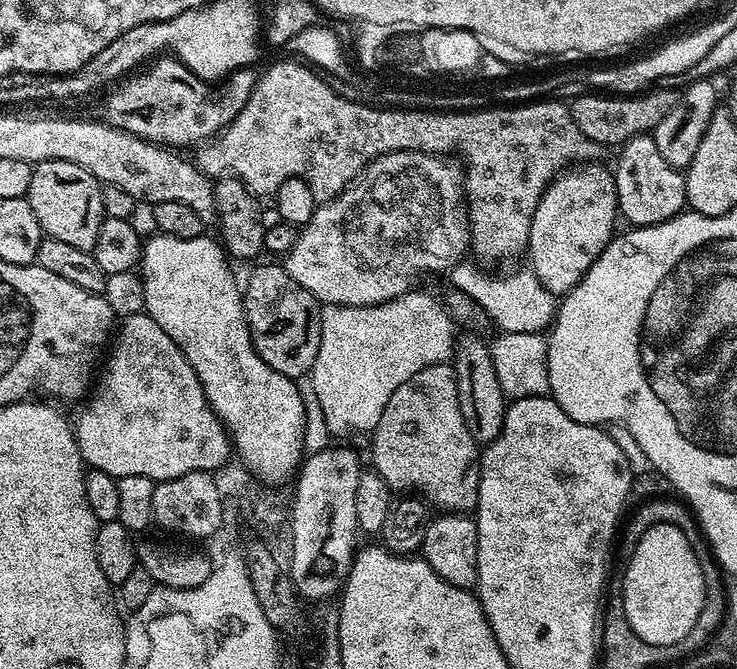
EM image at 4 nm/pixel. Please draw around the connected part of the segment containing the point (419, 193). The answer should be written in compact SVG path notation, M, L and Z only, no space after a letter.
M391 152L385 156L374 158L352 179L352 183L343 192L338 193L333 200L323 201L310 218L310 222L306 222L299 229L296 245L286 253L282 260L286 274L290 274L290 278L294 278L294 282L298 282L298 286L310 290L310 294L314 294L314 298L320 301L321 305L374 306L399 296L405 296L406 293L413 291L417 287L416 279L423 272L445 271L444 273L447 273L449 269L465 259L470 248L468 205L464 195L464 173L459 163L451 164L451 162L456 163L443 155L431 152Z

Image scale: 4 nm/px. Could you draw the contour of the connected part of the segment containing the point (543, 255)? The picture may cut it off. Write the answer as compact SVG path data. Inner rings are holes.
M589 162L561 172L544 191L534 210L528 231L526 260L538 282L542 282L542 286L546 286L546 290L557 298L578 286L617 231L620 203L616 177L611 167L603 168L602 165Z

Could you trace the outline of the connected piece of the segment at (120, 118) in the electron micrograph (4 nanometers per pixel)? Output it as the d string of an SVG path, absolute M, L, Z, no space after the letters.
M179 58L170 59L172 60L153 59L143 70L125 79L117 92L109 91L102 113L103 119L115 128L149 140L151 144L186 150L184 148L191 144L203 145L223 132L224 127L242 110L242 106L250 102L260 80L260 72L249 66L239 68L237 72L229 72L213 87L209 81L194 75Z

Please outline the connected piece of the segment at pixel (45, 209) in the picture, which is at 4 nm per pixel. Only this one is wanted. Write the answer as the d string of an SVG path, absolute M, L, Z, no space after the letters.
M43 160L35 165L30 178L30 190L26 197L30 210L34 210L34 218L38 218L40 230L44 236L53 236L61 242L67 242L70 246L78 246L78 250L92 252L98 242L98 230L105 220L104 207L102 206L102 194L104 188L100 181L95 180L82 166L74 162L62 162L61 160Z

